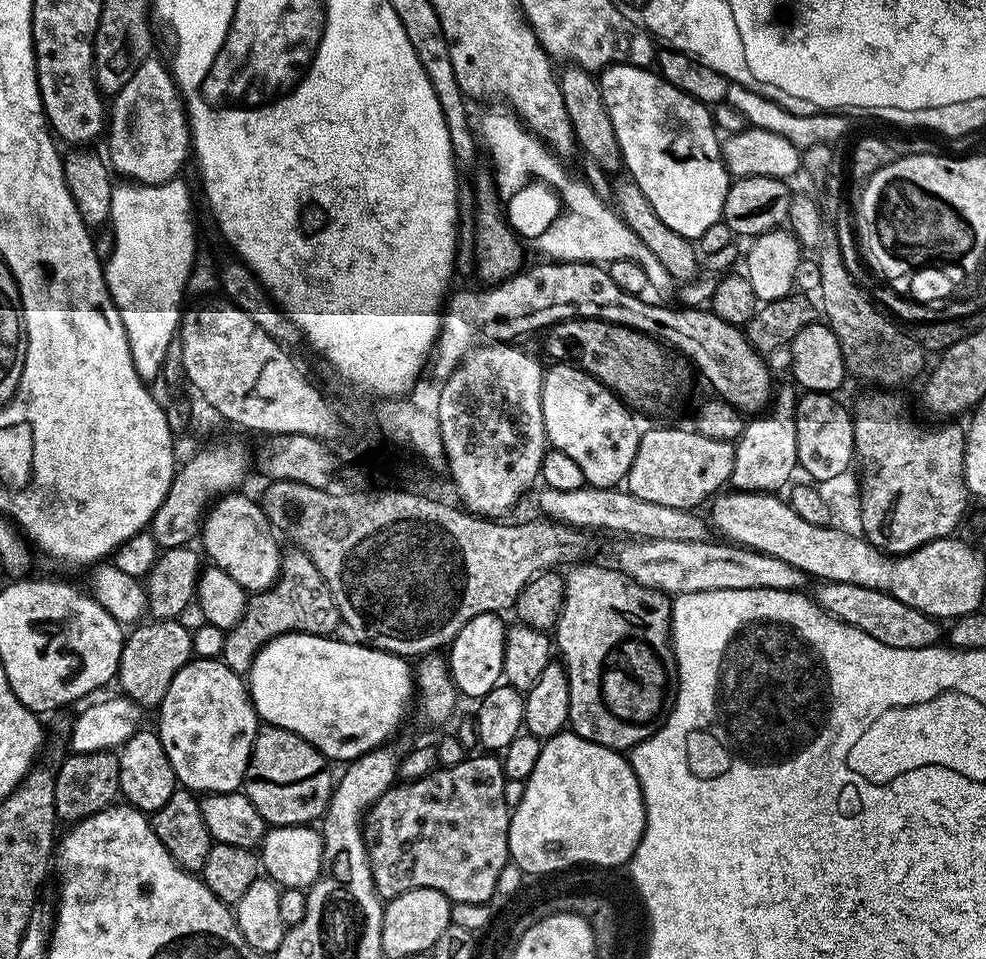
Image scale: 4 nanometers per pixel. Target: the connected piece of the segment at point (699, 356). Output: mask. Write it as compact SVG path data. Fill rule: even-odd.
M554 262L549 267L548 295L542 294L539 298L528 295L532 280L525 277L525 273L519 272L493 285L490 291L484 290L478 294L472 290L462 290L456 295L453 293L449 297L448 307L454 312L464 312L463 321L470 326L480 325L476 328L477 333L480 332L485 341L493 343L511 343L520 336L575 319L610 321L638 332L657 334L665 345L671 346L679 355L691 361L695 371L699 375L701 372L712 383L715 395L725 403L744 414L760 414L769 407L774 391L772 392L772 376L764 365L765 357L752 347L747 335L737 325L723 321L708 308L674 310L644 302L643 297L615 287L614 280L601 265Z

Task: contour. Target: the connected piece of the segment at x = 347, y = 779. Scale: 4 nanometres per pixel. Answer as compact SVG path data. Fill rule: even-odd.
M390 744L380 745L364 752L345 768L334 792L329 795L328 805L320 822L322 837L322 858L331 866L332 878L341 887L356 892L356 900L372 912L372 916L382 916L383 901L373 886L372 871L369 868L368 852L363 837L363 818L368 808L386 789L393 787L398 778L400 754Z

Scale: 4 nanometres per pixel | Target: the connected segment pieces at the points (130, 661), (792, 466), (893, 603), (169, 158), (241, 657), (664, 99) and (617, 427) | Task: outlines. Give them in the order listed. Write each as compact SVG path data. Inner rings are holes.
M179 619L152 620L147 623L133 627L125 635L120 655L118 684L120 680L121 690L119 691L134 703L139 704L141 709L156 710L159 709L174 674L183 664L193 659L192 633L187 627L184 629L180 625Z
M784 392L775 397L774 407L769 414L752 418L744 425L744 432L735 441L736 457L734 458L734 472L730 481L733 489L742 492L779 493L780 484L772 480L779 472L792 476L798 472L796 455L798 454L798 438L796 437L796 402L797 397Z
M824 582L814 592L814 599L824 611L837 616L842 622L870 634L870 638L878 638L886 646L895 648L931 648L939 645L940 628L933 617L920 612L917 608L906 606L906 602L898 602L889 592L879 592L857 584L837 584Z
M156 58L143 60L134 70L134 78L122 86L110 104L110 115L106 120L106 137L108 136L108 152L106 160L113 173L121 172L129 176L129 181L140 186L154 184L167 184L177 175L176 171L184 164L184 159L190 156L190 129L186 119L186 113L182 107L180 93L171 71L164 68L156 61Z
M302 551L293 553L293 556L283 557L282 571L271 586L247 597L239 620L227 629L222 659L230 670L247 673L256 653L275 636L284 636L288 632L311 632L314 636L322 636L314 620L324 620L324 628L330 628L334 633L341 627L340 612L332 612L336 604L328 604L330 590L324 592L324 588L320 588L320 580L316 580L318 570L314 562L310 562L310 558Z
M610 64L599 73L598 81L602 102L608 108L610 122L613 123L614 134L617 135L623 167L629 172L627 175L630 180L641 188L649 199L654 214L666 226L670 226L671 230L688 240L699 241L700 236L710 230L710 226L721 223L730 183L730 173L720 152L722 140L716 124L713 123L709 105L678 90L678 86L665 80L659 71L651 67Z
M572 362L553 364L556 365L545 371L544 385L540 391L547 443L553 448L562 450L562 454L570 454L570 458L578 462L578 470L582 470L585 485L593 488L616 488L627 477L630 466L638 454L642 425L632 417L633 409L589 372Z

